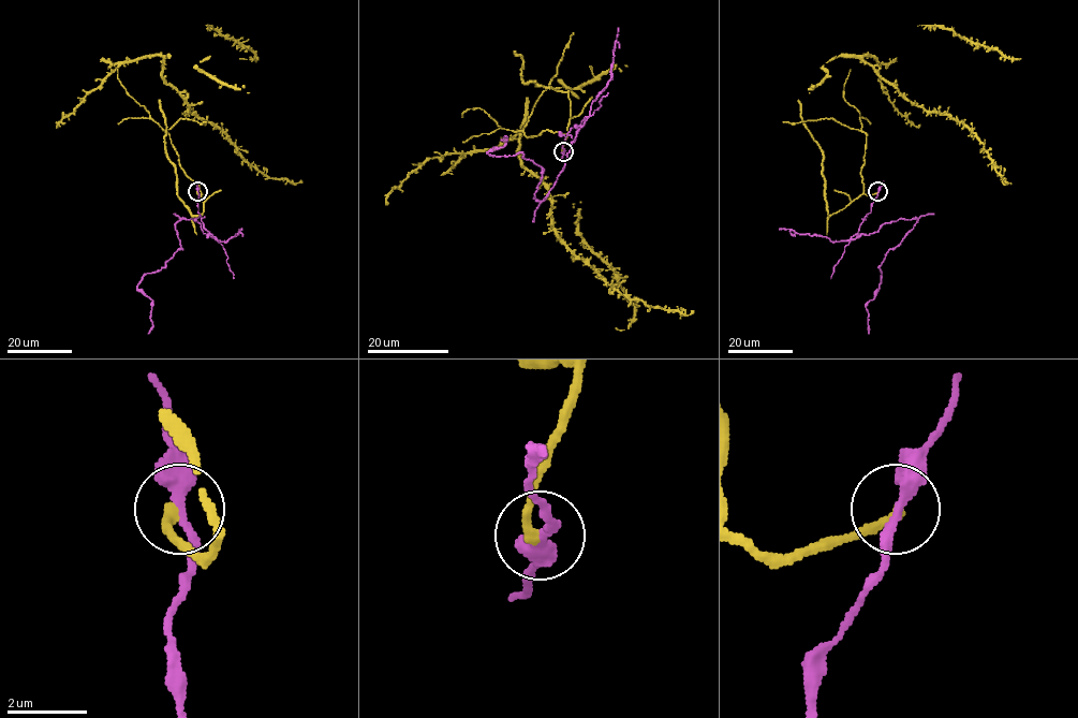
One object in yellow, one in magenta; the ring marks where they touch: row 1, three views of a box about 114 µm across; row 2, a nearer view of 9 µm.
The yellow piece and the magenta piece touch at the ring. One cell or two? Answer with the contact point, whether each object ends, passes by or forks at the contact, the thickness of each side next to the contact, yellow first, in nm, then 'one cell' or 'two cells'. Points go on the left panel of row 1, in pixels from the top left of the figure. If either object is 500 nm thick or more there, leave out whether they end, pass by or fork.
at (197, 191); yellow ends there; magenta passes by; 280 nm thick on the yellow side, 320 nm on the other; two cells

